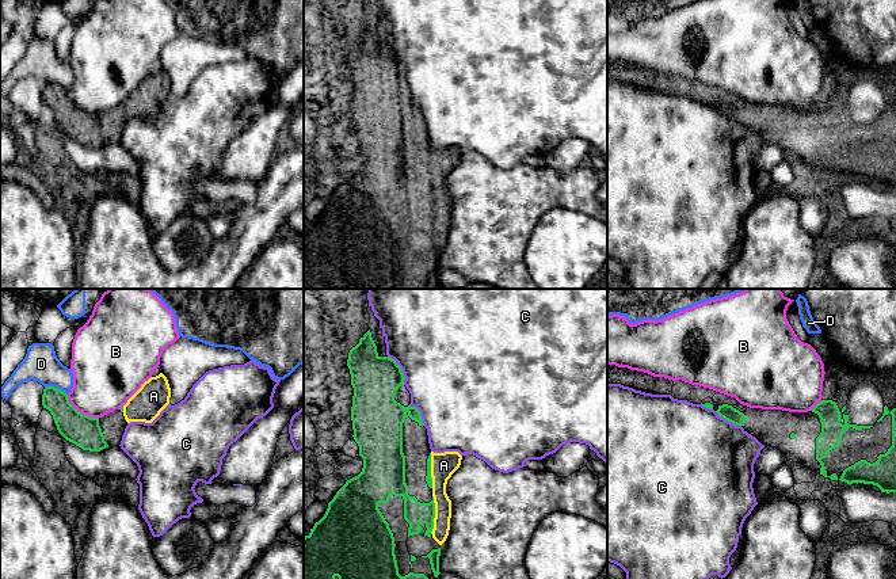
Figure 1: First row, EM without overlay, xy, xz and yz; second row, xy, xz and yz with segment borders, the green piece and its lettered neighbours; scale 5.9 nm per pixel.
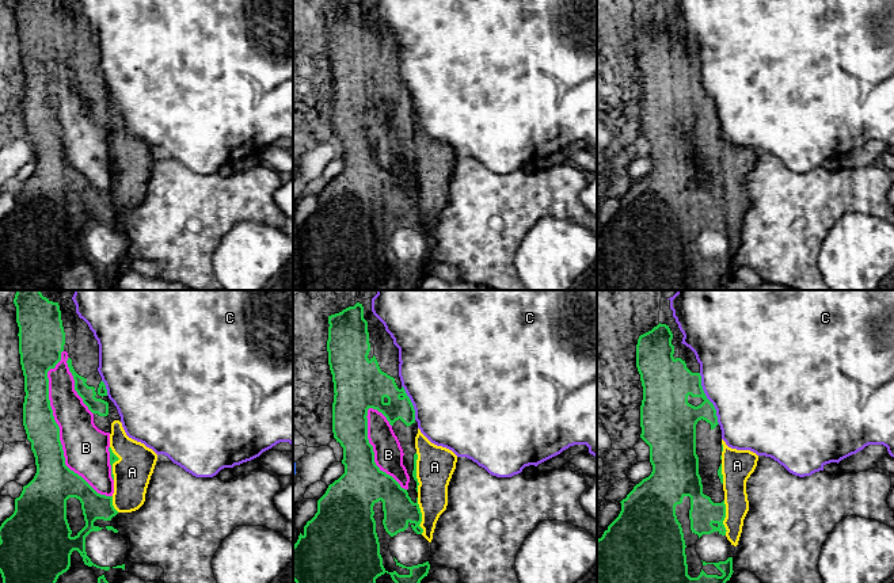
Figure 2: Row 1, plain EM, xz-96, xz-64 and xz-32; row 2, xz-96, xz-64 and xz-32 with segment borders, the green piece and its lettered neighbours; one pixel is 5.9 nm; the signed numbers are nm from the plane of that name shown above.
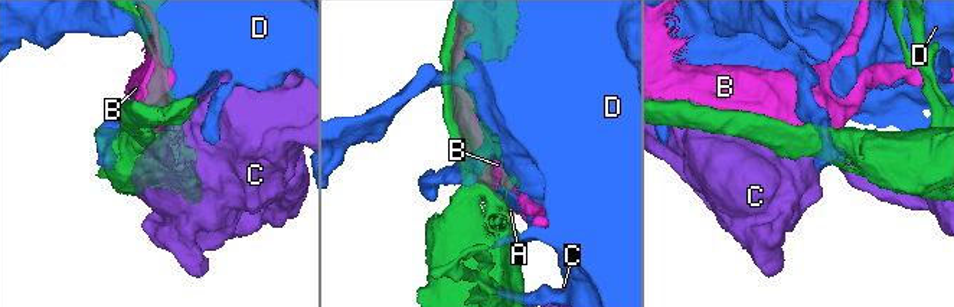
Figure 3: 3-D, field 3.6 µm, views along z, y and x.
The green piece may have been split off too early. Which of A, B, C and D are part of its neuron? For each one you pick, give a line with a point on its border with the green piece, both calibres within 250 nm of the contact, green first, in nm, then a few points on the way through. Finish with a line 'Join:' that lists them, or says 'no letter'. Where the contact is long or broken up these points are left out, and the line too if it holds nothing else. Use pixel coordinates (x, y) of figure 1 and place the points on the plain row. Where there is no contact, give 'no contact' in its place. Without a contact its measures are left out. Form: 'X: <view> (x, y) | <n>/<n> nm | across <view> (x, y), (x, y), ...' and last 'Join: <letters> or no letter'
A: xz (434, 210) | 140/110 nm
Join: A

